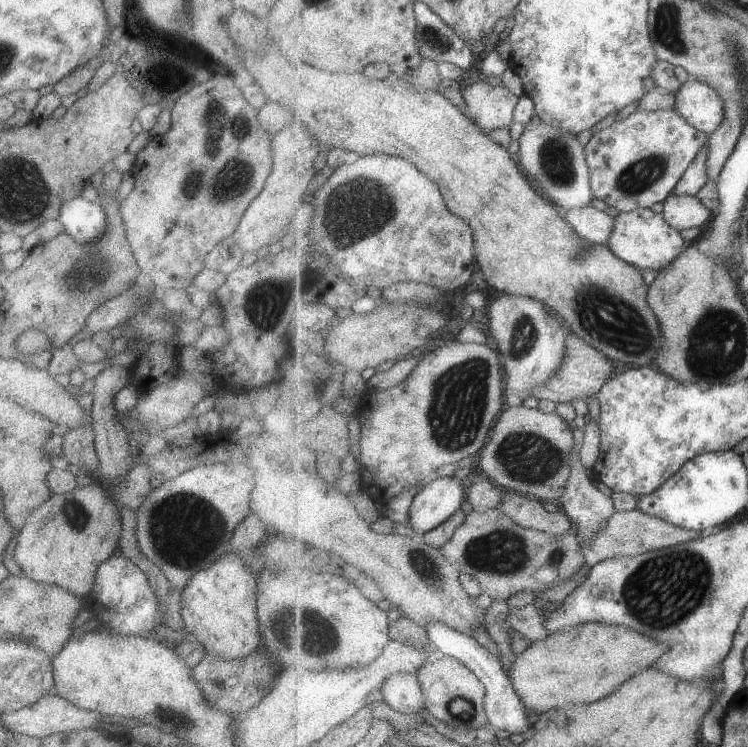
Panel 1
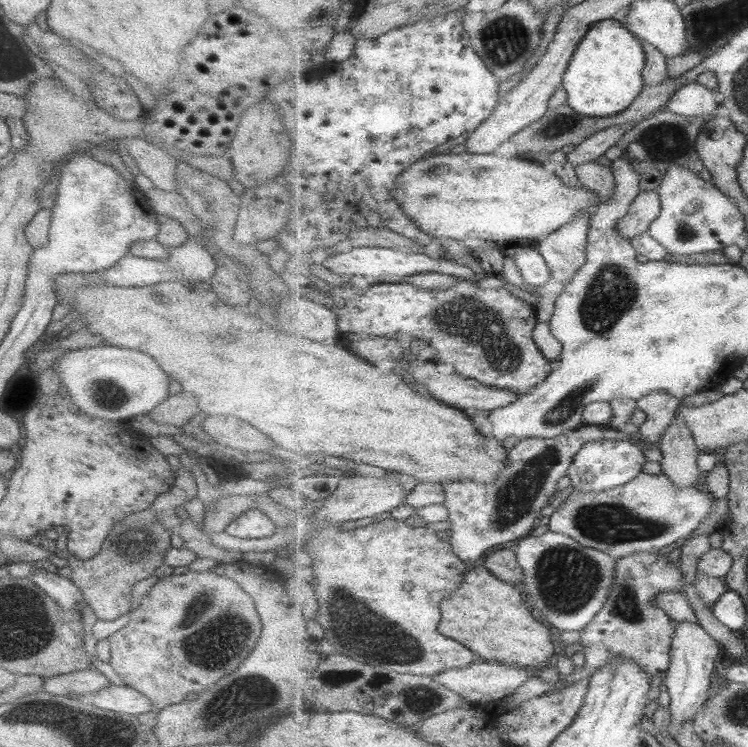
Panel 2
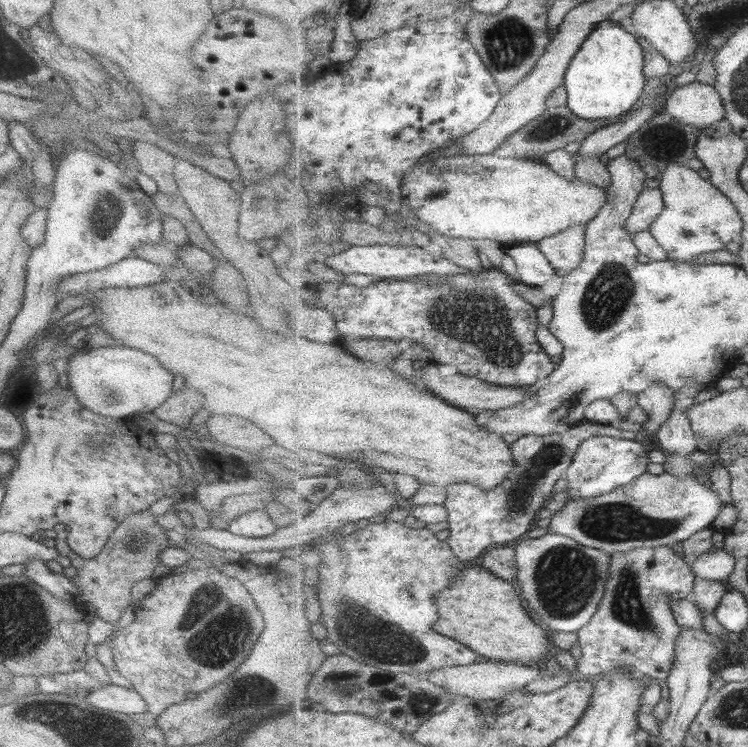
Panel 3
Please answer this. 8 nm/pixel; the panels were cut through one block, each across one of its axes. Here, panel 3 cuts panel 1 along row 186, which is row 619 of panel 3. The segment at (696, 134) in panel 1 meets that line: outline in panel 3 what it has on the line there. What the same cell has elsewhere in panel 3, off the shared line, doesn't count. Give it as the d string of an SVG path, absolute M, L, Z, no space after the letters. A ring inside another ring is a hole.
M659 546L653 547L639 547L637 549L631 550L629 553L617 553L611 555L611 571L610 579L608 582L608 591L605 593L604 602L601 603L600 610L596 612L593 616L591 622L586 624L586 626L577 632L578 643L581 646L582 656L579 658L576 665L576 672L580 672L580 676L596 676L601 675L606 672L611 672L613 669L629 669L631 672L642 673L645 676L650 676L651 678L657 678L658 680L667 680L671 669L674 667L676 661L676 650L677 642L681 638L681 632L683 632L680 624L677 622L676 616L673 614L671 607L669 606L669 601L674 601L675 599L680 599L683 597L692 597L695 588L695 572L693 568L689 567L683 560L682 556L678 556L673 552L671 546Z

